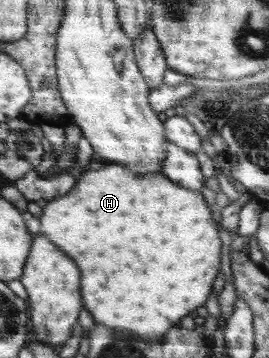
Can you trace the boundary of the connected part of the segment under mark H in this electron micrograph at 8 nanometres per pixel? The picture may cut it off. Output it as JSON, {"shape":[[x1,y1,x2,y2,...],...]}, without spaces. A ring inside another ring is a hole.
{"shape":[[108,164,84,174,66,196,48,201,39,219,42,222,39,232,48,230,48,234,52,234,48,237,56,238,56,242,60,242,60,246,64,246,64,250,84,266,84,298,88,298,86,310,98,324,128,328,120,331,120,336,140,338,129,332,134,330,144,336,146,342,164,338,180,318,188,316,208,300,222,264,220,230,202,194,188,187,182,188,162,173,136,176,126,166]]}

